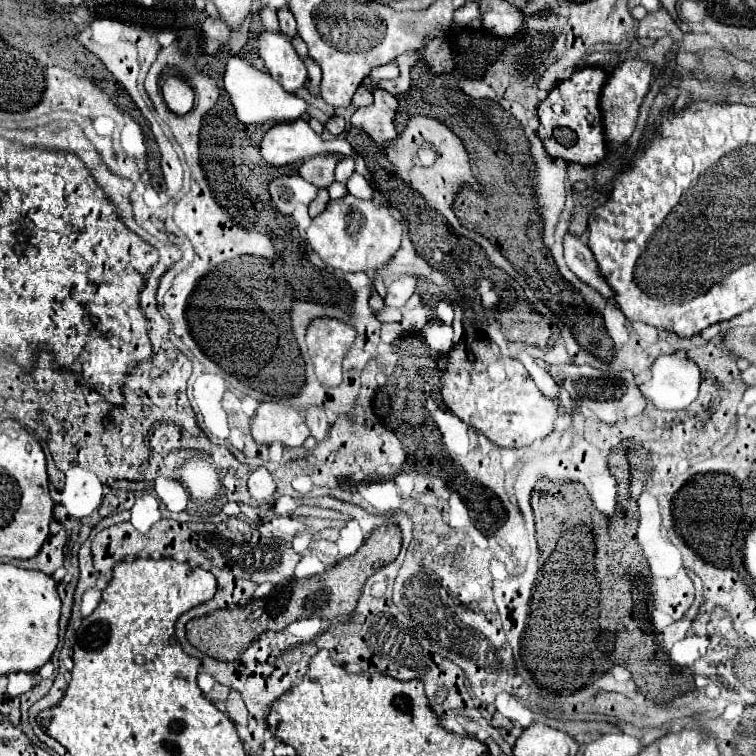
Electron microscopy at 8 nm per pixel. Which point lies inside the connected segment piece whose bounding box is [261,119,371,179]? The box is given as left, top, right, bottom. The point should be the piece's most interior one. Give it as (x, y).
(284, 143)

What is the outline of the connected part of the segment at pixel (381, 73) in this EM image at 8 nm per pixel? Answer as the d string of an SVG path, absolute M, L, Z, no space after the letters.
M389 63L389 65L383 65L383 67L375 67L369 77L375 77L375 79L393 79L397 75L399 75L399 67L395 63Z

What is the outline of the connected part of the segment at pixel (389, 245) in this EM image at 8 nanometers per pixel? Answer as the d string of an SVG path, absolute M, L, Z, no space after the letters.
M347 195L341 201L331 201L307 229L307 241L313 241L313 251L329 267L341 269L345 273L367 273L383 269L399 249L401 235L403 225L393 219L387 207L377 207L373 201L361 201L353 195Z

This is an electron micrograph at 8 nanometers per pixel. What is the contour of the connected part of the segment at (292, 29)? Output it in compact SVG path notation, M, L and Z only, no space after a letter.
M285 6L283 9L279 10L277 16L281 33L283 33L283 35L287 35L287 37L295 37L297 34L297 25L288 6Z

